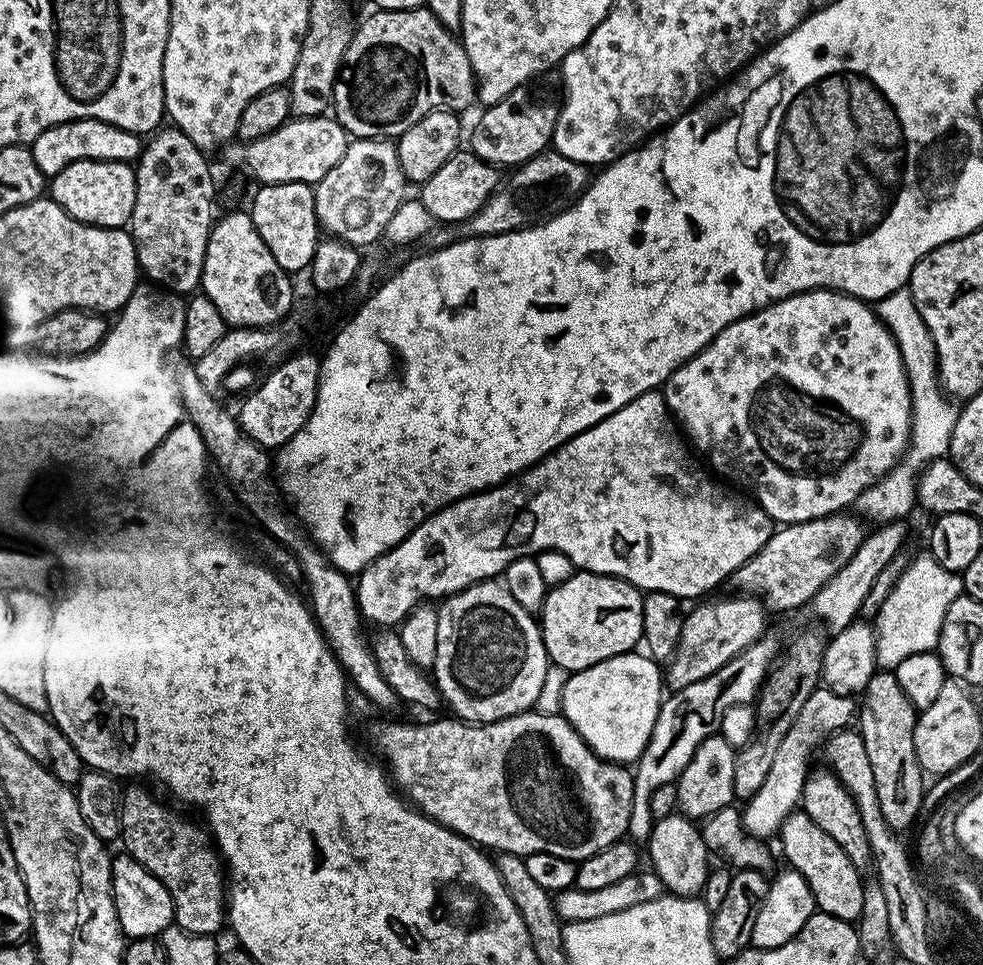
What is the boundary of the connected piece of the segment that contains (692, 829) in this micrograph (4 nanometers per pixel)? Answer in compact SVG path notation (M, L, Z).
M673 814L655 821L646 841L646 856L652 859L651 871L662 881L665 889L674 896L699 897L710 871L710 853L697 821L683 814Z

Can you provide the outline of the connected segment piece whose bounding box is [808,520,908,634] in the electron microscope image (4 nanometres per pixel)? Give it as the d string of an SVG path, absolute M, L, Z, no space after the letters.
M890 520L873 527L876 529L873 532L871 529L858 546L858 550L854 550L854 558L850 558L850 562L846 562L846 566L842 566L830 578L830 582L818 590L808 608L814 615L822 618L831 633L841 632L846 626L857 623L862 602L866 594L870 594L870 586L874 586L874 578L878 578L886 564L904 548L904 539L908 536L906 525L904 520Z

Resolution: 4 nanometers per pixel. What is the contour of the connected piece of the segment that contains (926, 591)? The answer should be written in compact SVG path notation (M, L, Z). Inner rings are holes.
M931 558L909 559L905 572L898 578L890 598L882 602L874 621L877 665L884 670L894 670L898 662L910 658L910 654L933 651L940 637L942 618L946 618L946 610L950 610L950 602L962 595L965 591L961 573L946 570Z

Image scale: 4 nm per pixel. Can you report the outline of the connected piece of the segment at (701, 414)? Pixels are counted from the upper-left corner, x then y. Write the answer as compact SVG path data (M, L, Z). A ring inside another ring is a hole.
M800 292L797 296L777 300L760 311L753 312L751 316L736 320L730 326L726 326L726 330L722 330L722 334L714 337L694 358L690 358L681 368L674 369L662 386L662 391L666 398L666 406L672 412L672 419L682 429L691 447L697 453L705 452L709 460L707 463L717 473L725 472L726 475L741 480L753 492L749 493L756 503L760 504L769 518L780 526L821 520L823 516L843 513L847 509L844 508L847 504L848 507L855 505L856 499L871 484L881 480L904 459L912 435L912 395L908 389L908 375L898 346L888 333L887 326L865 301L857 300L854 296L846 296L843 292Z

